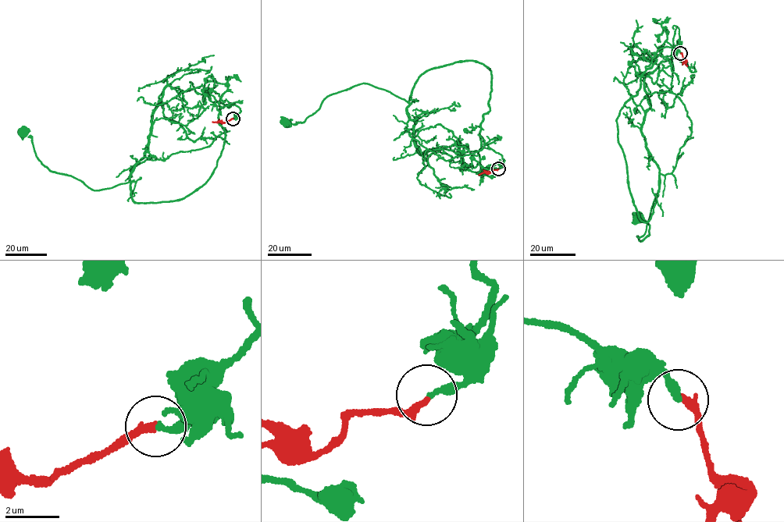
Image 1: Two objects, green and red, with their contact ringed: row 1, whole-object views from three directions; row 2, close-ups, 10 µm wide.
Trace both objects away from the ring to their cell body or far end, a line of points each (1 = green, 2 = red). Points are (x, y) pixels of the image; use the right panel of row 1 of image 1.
1: (680, 53), (662, 47), (624, 77), (659, 170), (639, 241), (650, 229), (637, 217)
2: (680, 53), (686, 66)

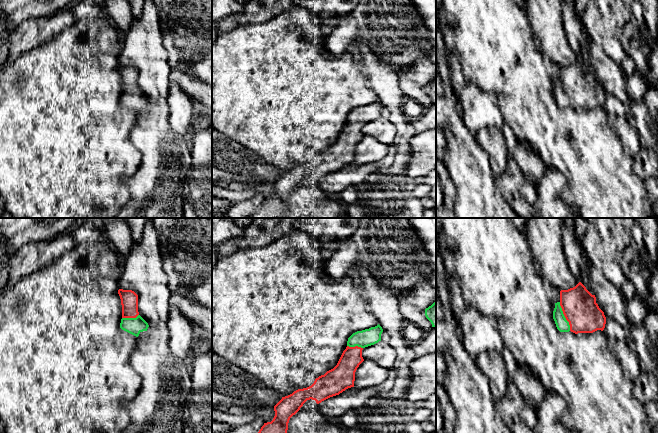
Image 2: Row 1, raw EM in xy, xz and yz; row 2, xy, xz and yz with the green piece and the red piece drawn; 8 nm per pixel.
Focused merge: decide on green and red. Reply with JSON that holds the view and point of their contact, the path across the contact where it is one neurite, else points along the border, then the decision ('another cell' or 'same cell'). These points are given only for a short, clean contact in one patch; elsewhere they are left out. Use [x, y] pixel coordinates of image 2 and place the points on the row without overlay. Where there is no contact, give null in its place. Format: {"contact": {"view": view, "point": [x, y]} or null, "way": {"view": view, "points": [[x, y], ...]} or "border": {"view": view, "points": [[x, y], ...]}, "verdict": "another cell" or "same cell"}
{"contact": {"view": "yz", "point": [564, 92]}, "way": {"view": "yz", "points": [[562, 100], [564, 92], [571, 90], [579, 82]]}, "verdict": "same cell"}

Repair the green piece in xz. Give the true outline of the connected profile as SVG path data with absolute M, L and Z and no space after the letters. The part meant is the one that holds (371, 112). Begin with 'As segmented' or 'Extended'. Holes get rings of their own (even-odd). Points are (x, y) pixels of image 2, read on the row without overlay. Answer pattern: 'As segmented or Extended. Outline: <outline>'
Extended. Outline: M378 100L375 103L357 107L353 109L347 117L347 123L343 127L337 141L327 147L324 151L315 155L314 159L303 165L298 165L292 170L282 173L274 182L275 192L271 198L264 199L257 211L247 218L281 218L287 210L288 199L290 194L295 191L307 176L315 176L317 180L322 177L339 171L348 164L354 163L355 148L359 141L364 137L362 126L365 123L374 121L381 117L382 103Z

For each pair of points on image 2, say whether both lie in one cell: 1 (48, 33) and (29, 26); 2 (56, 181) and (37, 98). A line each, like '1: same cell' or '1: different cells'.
1: same cell
2: same cell

